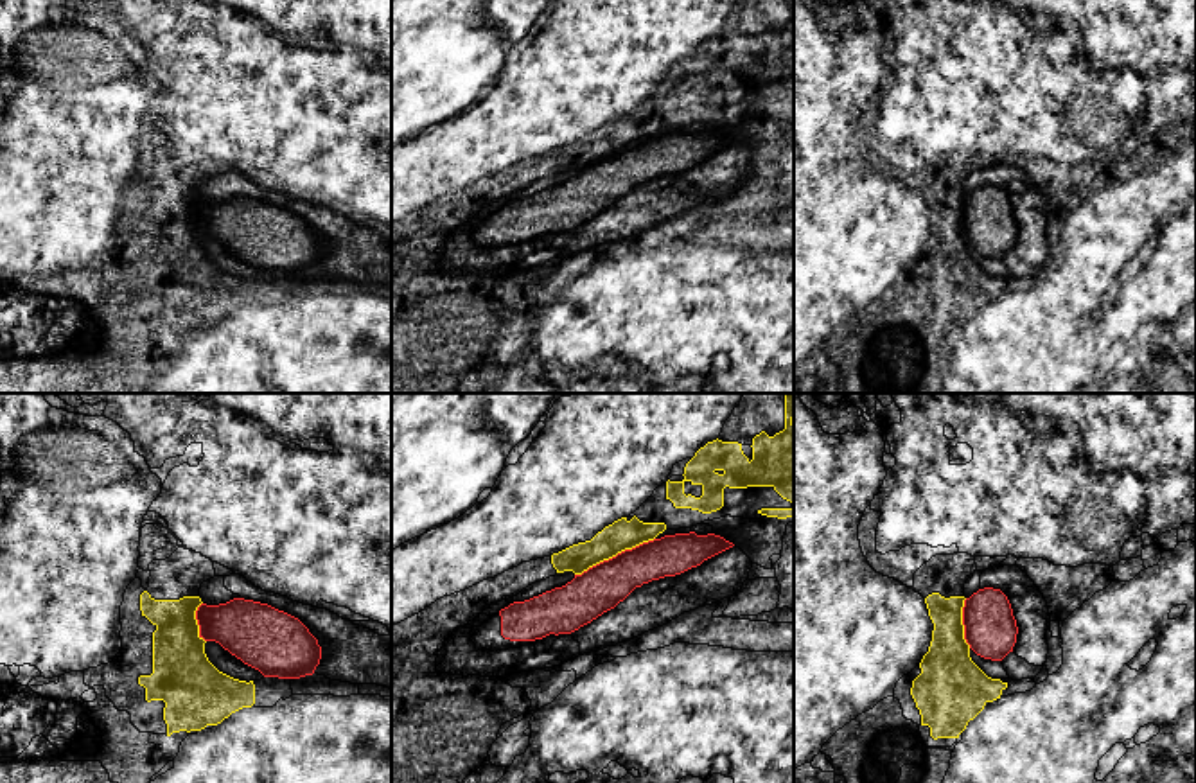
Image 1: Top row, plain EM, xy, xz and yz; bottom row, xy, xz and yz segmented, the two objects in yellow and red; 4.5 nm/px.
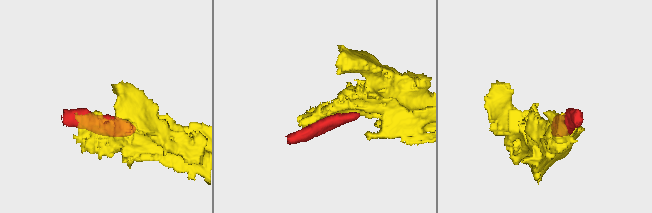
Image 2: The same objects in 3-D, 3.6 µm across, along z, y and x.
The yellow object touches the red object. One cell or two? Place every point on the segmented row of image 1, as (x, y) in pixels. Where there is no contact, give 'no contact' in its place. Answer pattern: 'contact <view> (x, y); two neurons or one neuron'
contact xz (615, 555); one neuron

